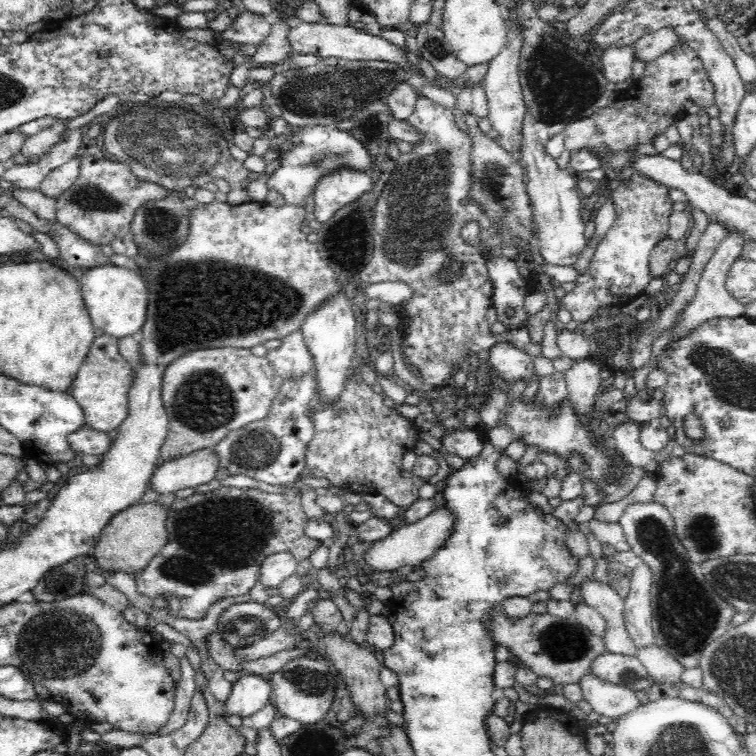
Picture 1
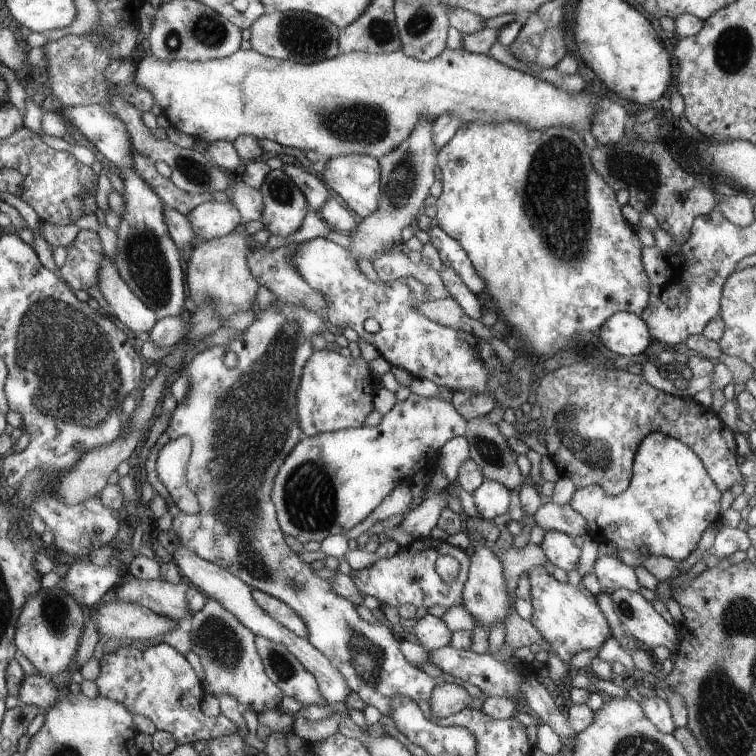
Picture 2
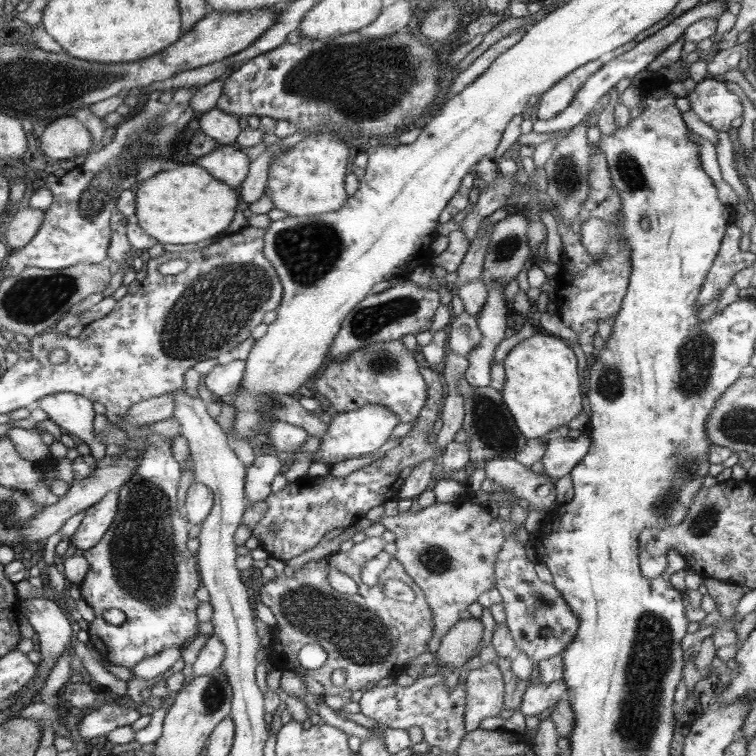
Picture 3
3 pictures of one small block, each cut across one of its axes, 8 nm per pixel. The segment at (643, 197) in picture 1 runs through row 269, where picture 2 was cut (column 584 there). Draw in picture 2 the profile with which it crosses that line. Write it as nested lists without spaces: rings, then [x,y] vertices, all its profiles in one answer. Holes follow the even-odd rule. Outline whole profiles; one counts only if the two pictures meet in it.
[[[540,565],[528,570],[528,578],[533,608],[530,624],[538,629],[540,636],[550,644],[550,650],[560,660],[570,664],[574,654],[582,650],[598,650],[612,636],[606,617],[596,604],[596,598],[582,582],[578,585],[562,583]]]

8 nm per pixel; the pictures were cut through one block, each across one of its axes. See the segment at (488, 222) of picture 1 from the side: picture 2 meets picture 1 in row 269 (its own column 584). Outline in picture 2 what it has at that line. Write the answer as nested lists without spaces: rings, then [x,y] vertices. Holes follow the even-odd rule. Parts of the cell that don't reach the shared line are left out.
[[[586,362],[563,366],[544,376],[536,390],[536,400],[538,406],[542,407],[541,422],[546,426],[544,442],[548,450],[547,456],[554,463],[560,479],[572,480],[576,488],[601,486],[610,497],[624,494],[629,488],[637,448],[646,435],[652,432],[661,432],[686,443],[700,458],[720,492],[731,490],[736,484],[744,486],[746,483],[741,470],[738,470],[738,454],[734,448],[728,446],[724,437],[725,424],[718,414],[710,407],[698,404],[693,398],[668,396],[661,389],[656,390],[639,374],[624,372],[613,366],[609,366],[608,370],[594,368]]]

